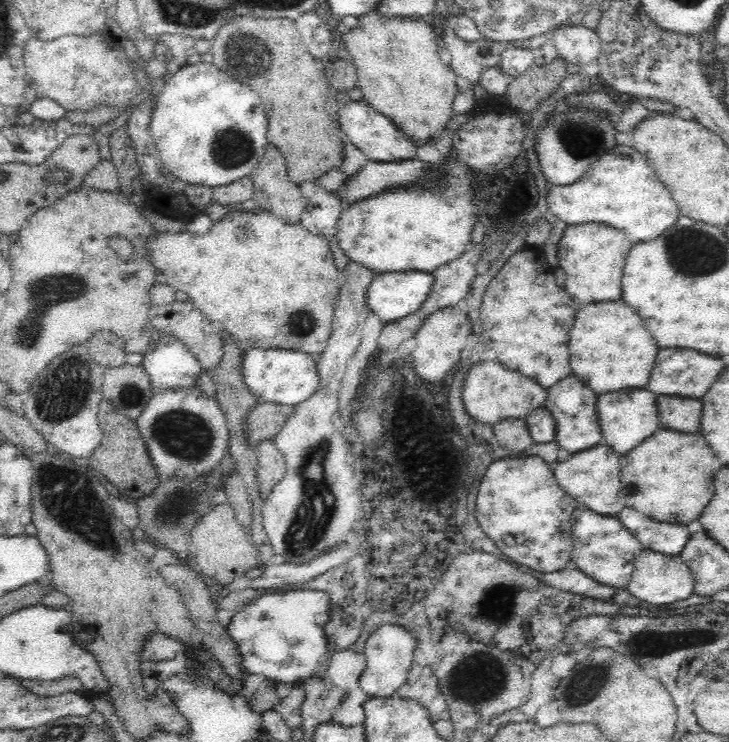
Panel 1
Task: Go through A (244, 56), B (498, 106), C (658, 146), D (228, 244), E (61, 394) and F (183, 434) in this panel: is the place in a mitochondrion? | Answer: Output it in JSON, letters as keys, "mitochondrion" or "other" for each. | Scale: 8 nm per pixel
{"A":"mitochondrion","B":"other","C":"other","D":"other","E":"mitochondrion","F":"mitochondrion"}

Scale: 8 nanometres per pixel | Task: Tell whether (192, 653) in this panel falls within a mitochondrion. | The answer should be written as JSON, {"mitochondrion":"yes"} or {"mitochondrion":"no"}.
{"mitochondrion":"no"}

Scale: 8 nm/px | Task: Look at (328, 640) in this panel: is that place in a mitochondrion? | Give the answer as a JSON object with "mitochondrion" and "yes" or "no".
{"mitochondrion":"no"}

